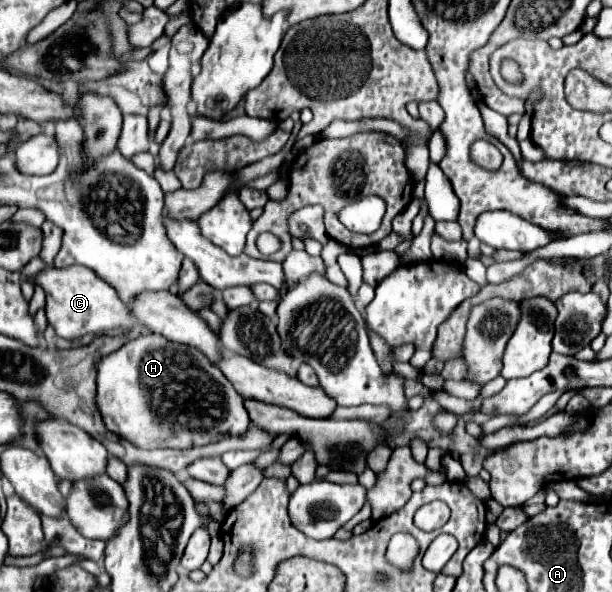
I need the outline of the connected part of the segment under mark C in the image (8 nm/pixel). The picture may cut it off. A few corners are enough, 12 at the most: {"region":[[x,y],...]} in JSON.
{"region":[[83,266],[47,268],[45,290],[57,336],[131,330],[117,292]]}

